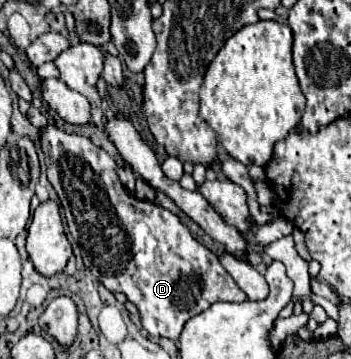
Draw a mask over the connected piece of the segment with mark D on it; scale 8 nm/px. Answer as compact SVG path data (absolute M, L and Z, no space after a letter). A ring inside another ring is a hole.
M50 125L42 129L42 149L48 157L46 175L64 207L68 231L82 247L82 257L84 251L86 257L96 257L96 259L84 259L84 265L108 291L124 293L128 301L132 301L138 307L142 327L148 331L148 335L168 337L176 341L184 329L184 323L194 315L206 311L212 303L218 301L240 303L246 299L246 293L234 283L234 279L224 269L220 259L200 241L196 241L188 231L188 227L172 211L150 201L140 201L122 187L116 175L116 161L102 147L96 147L88 137L76 133L68 135L66 131Z

